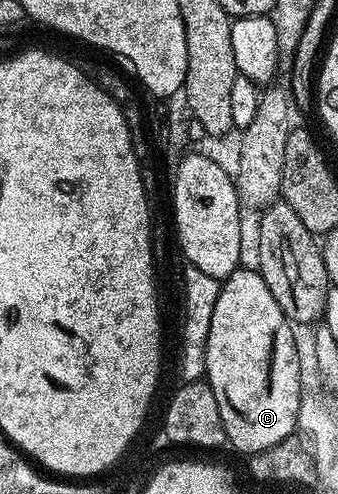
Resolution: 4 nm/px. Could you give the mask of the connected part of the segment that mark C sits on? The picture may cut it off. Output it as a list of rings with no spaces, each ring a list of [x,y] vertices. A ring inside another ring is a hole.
[[[238,266],[221,281],[219,298],[215,298],[215,310],[211,313],[211,330],[205,347],[204,379],[219,402],[219,418],[223,418],[226,441],[245,454],[266,452],[297,432],[300,402],[300,368],[296,356],[298,341],[293,340],[294,325],[275,302],[267,282],[263,282],[256,267]]]

